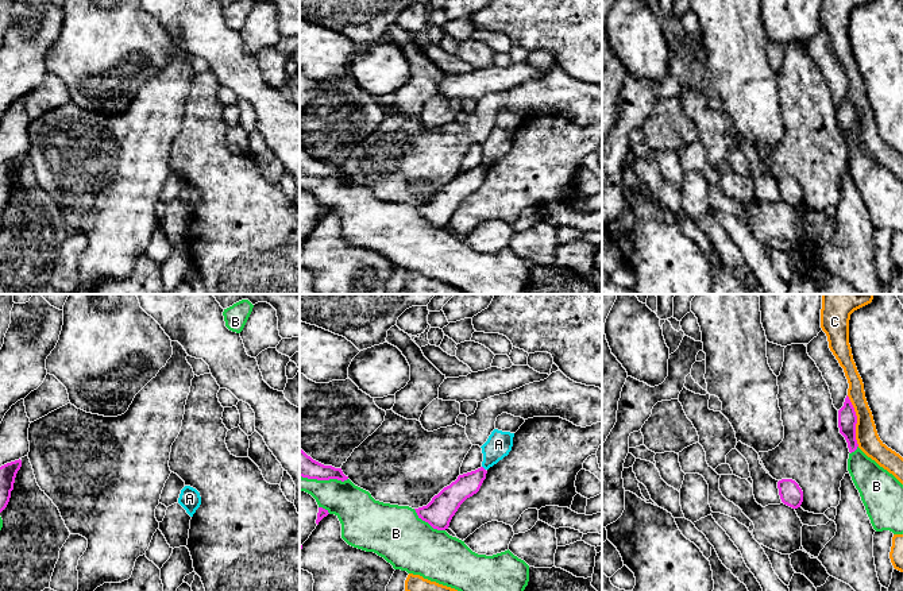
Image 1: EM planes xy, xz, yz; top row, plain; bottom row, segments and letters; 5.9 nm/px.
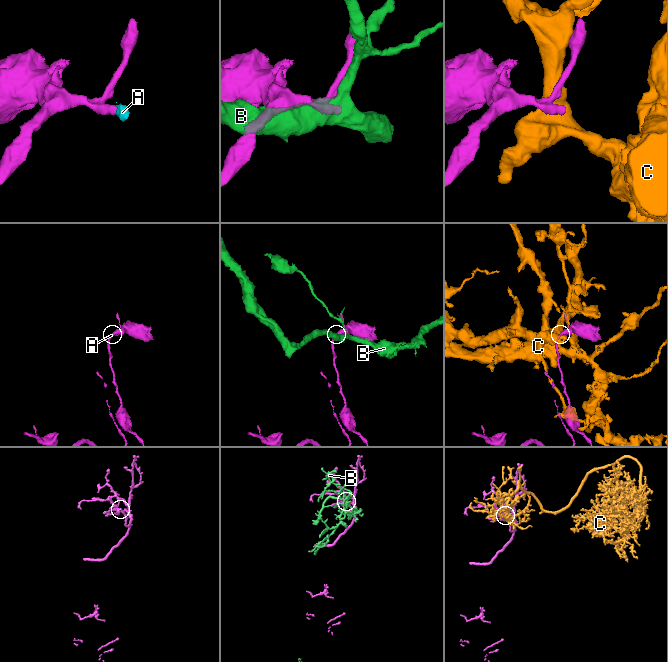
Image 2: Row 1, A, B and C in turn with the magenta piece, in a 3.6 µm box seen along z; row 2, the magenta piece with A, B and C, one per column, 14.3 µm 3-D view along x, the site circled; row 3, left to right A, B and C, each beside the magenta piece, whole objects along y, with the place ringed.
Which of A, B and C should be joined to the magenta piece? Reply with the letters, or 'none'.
none

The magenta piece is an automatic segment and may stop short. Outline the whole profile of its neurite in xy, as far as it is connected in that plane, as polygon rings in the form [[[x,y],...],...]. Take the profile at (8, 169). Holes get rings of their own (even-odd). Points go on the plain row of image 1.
[[[20,157],[0,165],[0,210],[7,205],[9,200],[15,175],[20,165],[22,165]]]

